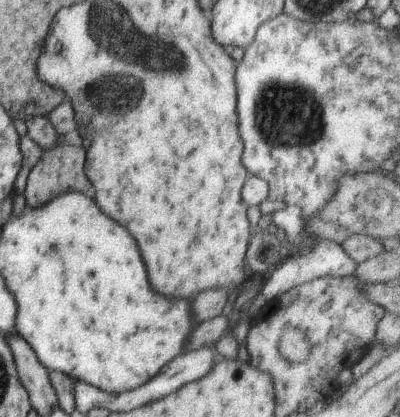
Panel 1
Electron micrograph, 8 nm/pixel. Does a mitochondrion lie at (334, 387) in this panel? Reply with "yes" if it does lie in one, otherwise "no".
no

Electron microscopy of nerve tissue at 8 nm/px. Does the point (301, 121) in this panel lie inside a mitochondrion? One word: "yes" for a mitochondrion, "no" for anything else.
yes

